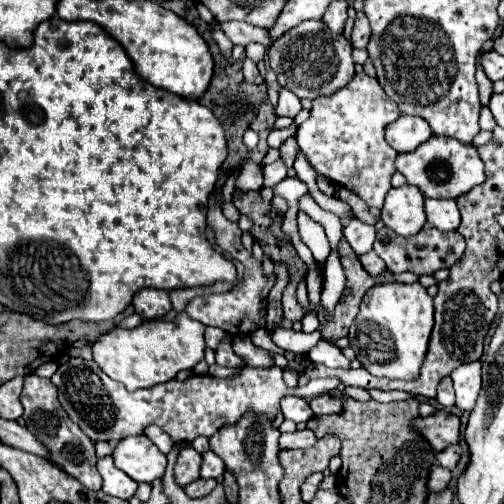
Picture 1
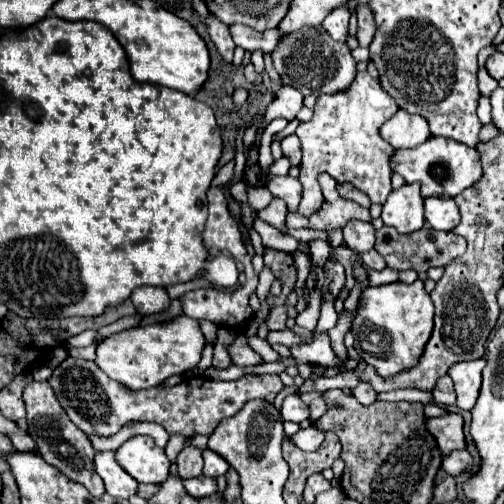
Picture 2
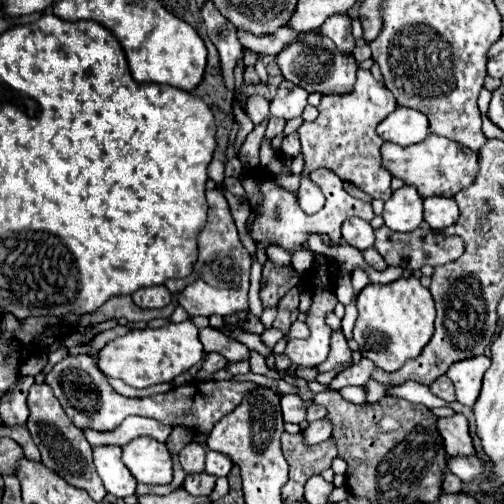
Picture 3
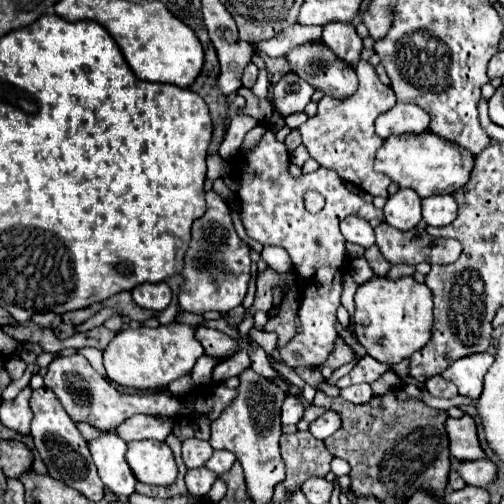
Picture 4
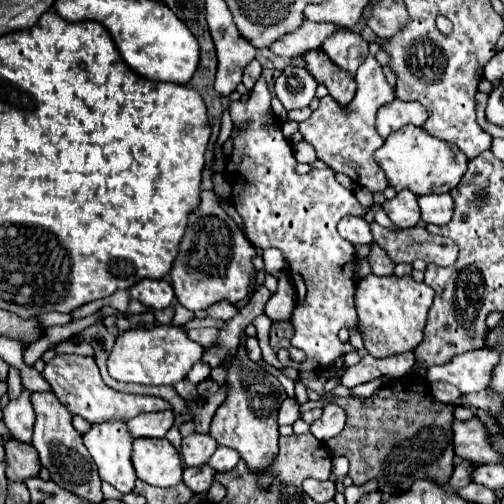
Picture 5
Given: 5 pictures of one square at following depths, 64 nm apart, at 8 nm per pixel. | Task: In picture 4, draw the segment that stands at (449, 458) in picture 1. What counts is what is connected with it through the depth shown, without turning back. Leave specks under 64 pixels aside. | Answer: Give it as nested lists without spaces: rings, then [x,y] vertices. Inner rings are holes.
[[[486,458],[480,460],[462,460],[456,468],[456,472],[464,478],[470,486],[486,486],[496,478],[496,466],[488,462]]]

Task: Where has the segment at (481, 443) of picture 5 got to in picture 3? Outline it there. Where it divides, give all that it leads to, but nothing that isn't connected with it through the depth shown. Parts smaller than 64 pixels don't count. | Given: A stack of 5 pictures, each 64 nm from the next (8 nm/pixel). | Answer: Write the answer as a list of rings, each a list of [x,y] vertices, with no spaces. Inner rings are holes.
[[[454,414],[450,418],[438,418],[436,428],[444,440],[444,450],[448,456],[474,454],[472,438],[468,432],[468,420],[462,414]]]

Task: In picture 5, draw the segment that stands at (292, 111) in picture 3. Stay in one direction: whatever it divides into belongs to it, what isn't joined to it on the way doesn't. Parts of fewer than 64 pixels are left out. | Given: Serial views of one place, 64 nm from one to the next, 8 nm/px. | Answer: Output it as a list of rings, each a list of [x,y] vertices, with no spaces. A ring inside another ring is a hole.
[[[288,66],[274,84],[274,92],[286,110],[306,108],[316,92],[316,80],[300,66]]]

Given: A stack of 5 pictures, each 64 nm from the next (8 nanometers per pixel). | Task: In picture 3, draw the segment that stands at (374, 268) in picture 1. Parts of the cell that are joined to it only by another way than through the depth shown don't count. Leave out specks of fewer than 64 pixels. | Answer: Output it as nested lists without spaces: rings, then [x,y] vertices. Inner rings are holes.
[[[368,248],[368,250],[364,250],[362,254],[364,254],[364,260],[366,260],[372,268],[376,268],[376,270],[386,270],[386,262],[384,262],[384,258],[376,252],[376,248]]]

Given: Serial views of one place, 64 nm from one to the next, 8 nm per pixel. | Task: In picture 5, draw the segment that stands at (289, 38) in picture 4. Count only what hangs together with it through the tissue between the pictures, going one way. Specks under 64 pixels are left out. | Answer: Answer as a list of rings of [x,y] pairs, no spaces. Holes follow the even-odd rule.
[[[304,22],[296,32],[290,32],[288,36],[280,36],[280,40],[272,42],[268,50],[276,56],[300,56],[306,50],[320,48],[334,30],[336,30],[334,24]]]

